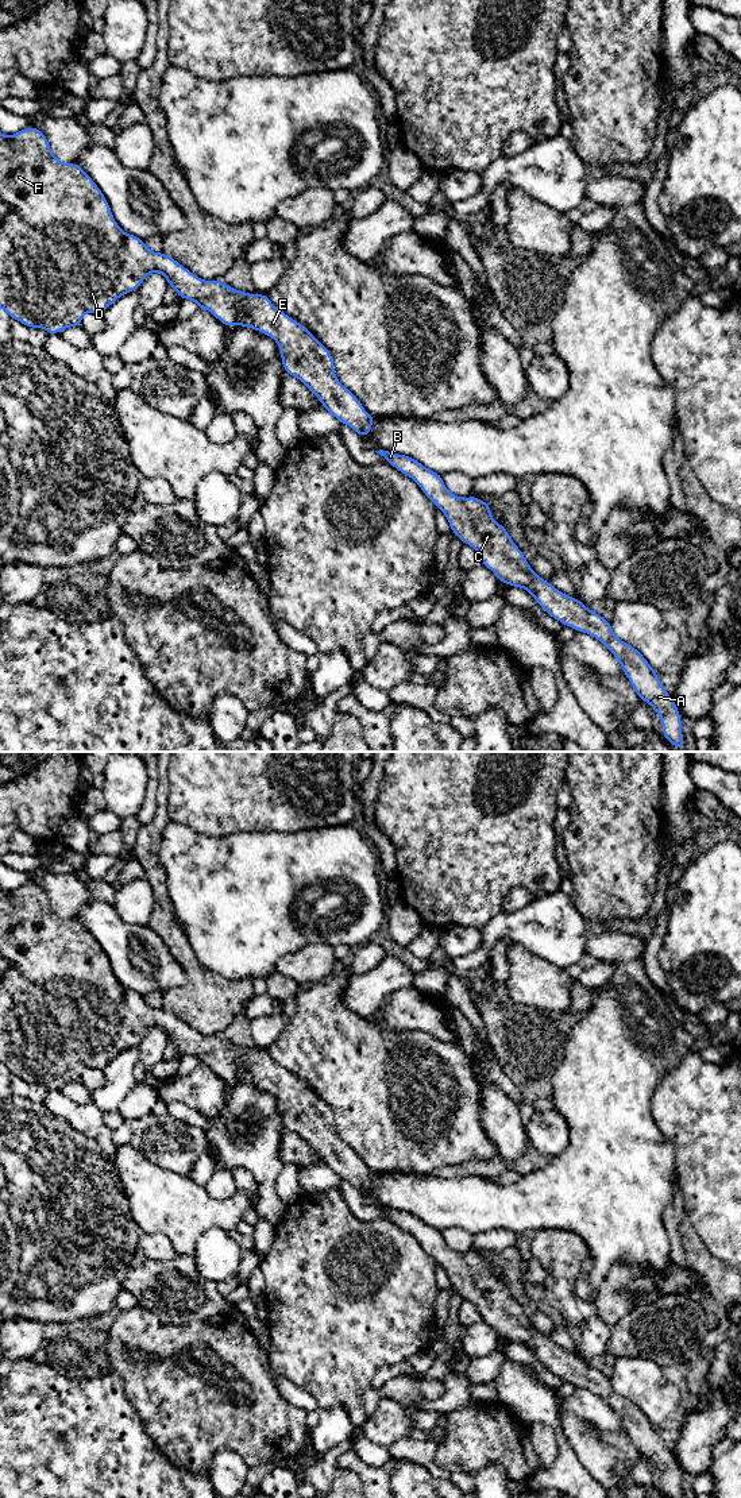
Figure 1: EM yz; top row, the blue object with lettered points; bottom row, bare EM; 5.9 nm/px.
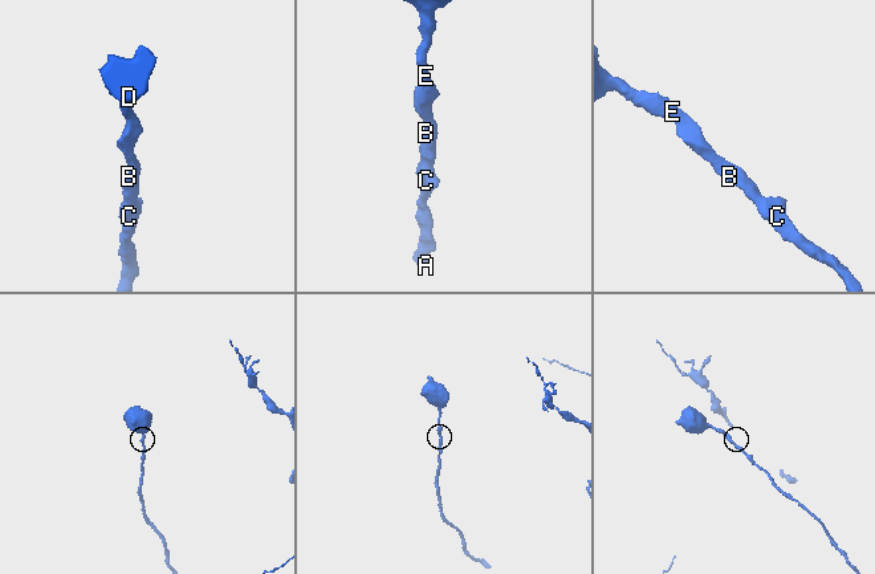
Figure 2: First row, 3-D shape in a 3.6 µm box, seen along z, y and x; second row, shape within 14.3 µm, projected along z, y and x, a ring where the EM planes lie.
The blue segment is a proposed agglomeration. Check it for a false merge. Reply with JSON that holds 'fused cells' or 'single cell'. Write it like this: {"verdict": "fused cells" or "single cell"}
{"verdict": "single cell"}

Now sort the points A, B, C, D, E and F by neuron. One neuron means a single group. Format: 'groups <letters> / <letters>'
groups A B C D E F

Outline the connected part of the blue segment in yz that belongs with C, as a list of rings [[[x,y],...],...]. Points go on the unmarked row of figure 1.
[[[383,1205],[375,1208],[421,1243],[422,1248],[445,1270],[451,1286],[463,1300],[476,1306],[482,1321],[491,1325],[499,1339],[526,1346],[552,1374],[599,1395],[621,1420],[638,1453],[660,1471],[664,1494],[668,1498],[684,1498],[680,1468],[675,1455],[667,1449],[659,1436],[657,1428],[634,1402],[615,1393],[609,1377],[587,1364],[578,1354],[566,1351],[534,1329],[509,1287],[493,1275],[490,1258],[483,1258],[476,1251],[470,1254],[454,1251],[440,1229],[410,1212]]]

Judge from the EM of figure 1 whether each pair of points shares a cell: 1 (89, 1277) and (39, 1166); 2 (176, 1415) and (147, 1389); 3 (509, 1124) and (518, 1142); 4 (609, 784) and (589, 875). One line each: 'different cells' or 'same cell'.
1: same cell
2: same cell
3: same cell
4: same cell

